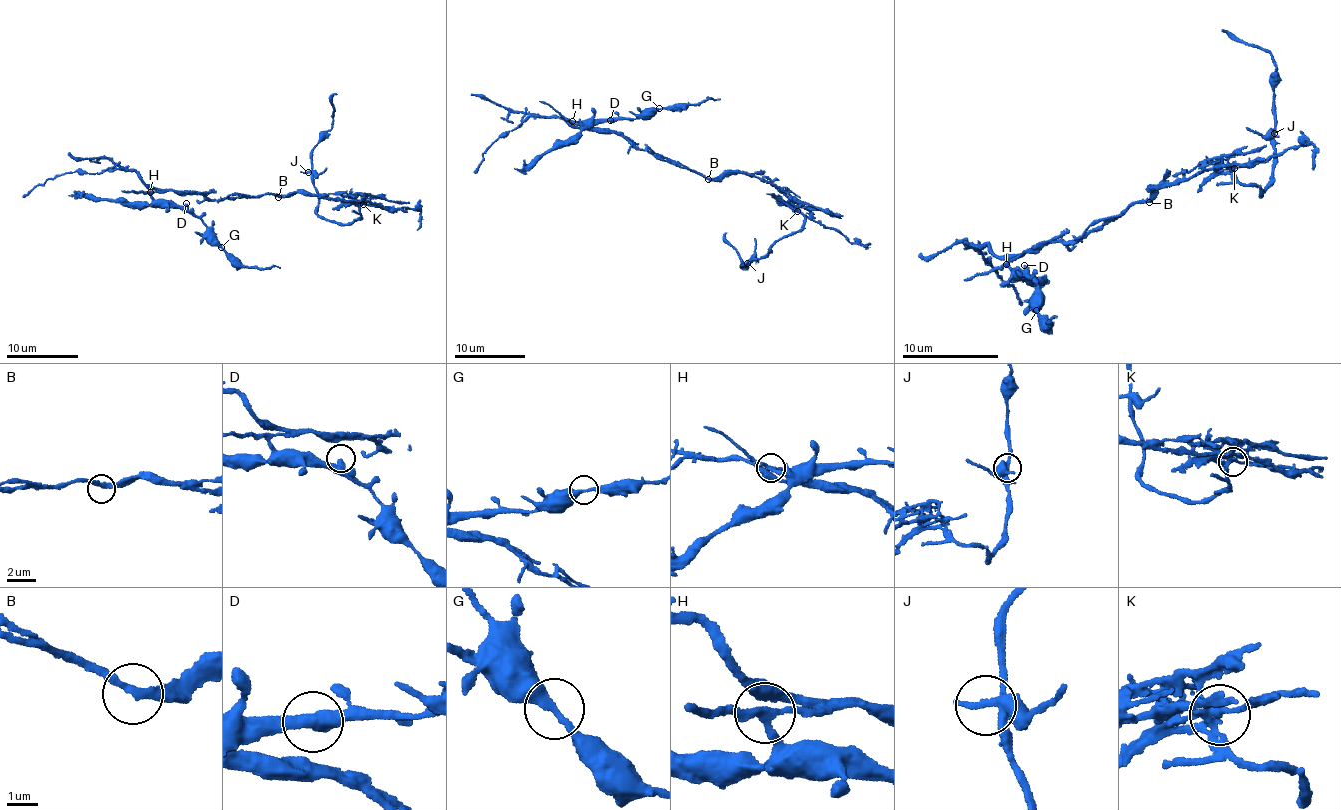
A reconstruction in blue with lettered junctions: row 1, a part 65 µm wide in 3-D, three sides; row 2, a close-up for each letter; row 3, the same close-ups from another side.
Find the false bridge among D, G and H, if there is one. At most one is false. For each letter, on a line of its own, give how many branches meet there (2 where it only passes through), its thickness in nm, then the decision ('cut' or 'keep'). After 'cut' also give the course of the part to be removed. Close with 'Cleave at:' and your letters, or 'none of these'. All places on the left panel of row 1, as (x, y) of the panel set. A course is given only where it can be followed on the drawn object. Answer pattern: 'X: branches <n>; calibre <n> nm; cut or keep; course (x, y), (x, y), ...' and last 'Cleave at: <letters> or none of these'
D: branches 2; calibre 360 nm; keep
G: branches 2; calibre 360 nm; keep
H: branches 3; calibre 240 nm; cut; course (149, 192), (361, 199), (361, 218), (346, 224), (317, 212), (312, 148), (331, 127), (334, 93)
Cleave at: H

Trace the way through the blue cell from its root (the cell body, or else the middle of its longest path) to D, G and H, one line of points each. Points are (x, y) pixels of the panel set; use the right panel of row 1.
D: (1147, 200), (1078, 239), (1041, 244), (1008, 265), (1022, 271), (1024, 265)
G: (1147, 200), (1135, 203), (1071, 243), (1041, 244), (1009, 262), (1014, 271), (1028, 269), (1037, 287), (1036, 310)
H: (1147, 200), (1135, 203), (1071, 243), (1041, 244), (1006, 264)

